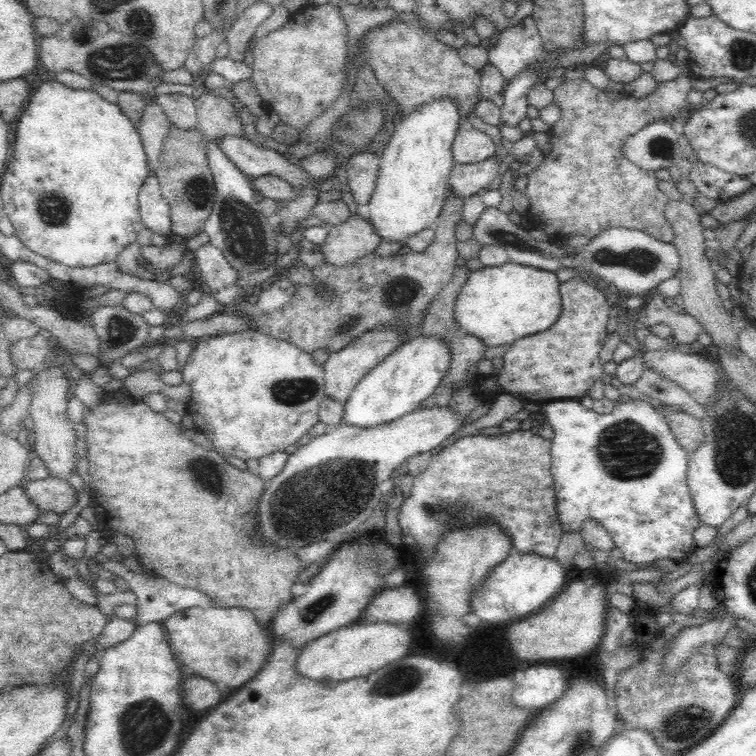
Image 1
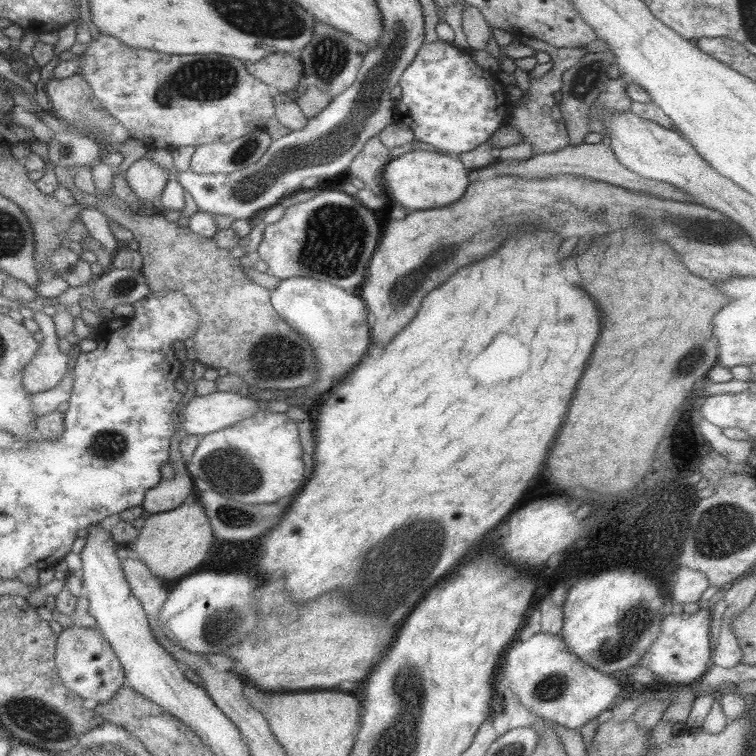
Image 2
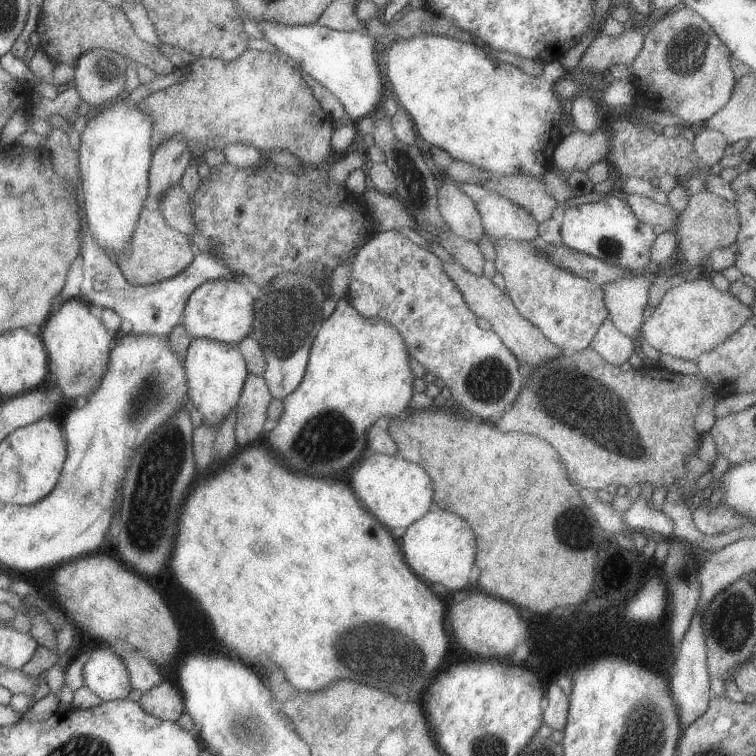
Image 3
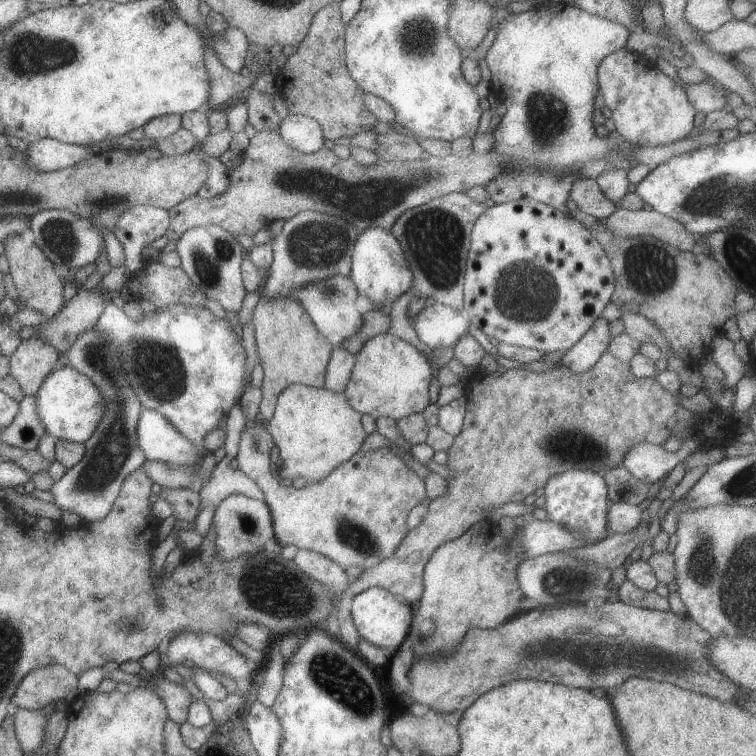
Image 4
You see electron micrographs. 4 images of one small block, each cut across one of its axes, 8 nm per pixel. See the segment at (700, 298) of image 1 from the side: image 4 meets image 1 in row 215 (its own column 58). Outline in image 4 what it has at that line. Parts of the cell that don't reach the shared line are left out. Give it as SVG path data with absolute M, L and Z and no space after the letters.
M43 666L31 670L11 698L11 708L39 712L51 700L63 700L65 694L75 688L79 676L69 672L65 666Z

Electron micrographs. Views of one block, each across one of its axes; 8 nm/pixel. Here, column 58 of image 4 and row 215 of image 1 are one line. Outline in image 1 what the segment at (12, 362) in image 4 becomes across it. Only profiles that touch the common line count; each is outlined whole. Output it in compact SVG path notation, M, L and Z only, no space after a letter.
M350 214L346 222L328 228L328 238L320 246L324 260L332 266L346 266L358 258L372 254L382 238L372 228L370 220Z

